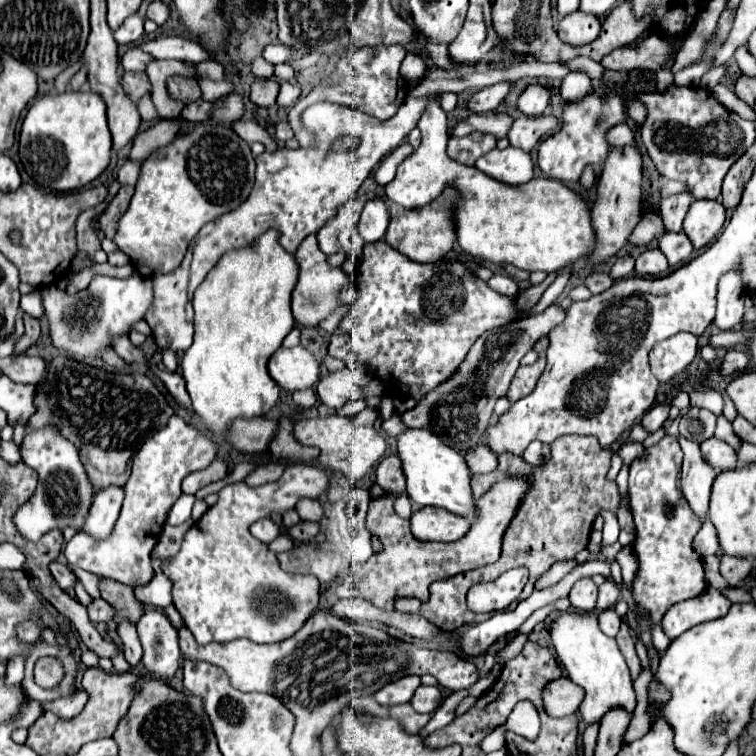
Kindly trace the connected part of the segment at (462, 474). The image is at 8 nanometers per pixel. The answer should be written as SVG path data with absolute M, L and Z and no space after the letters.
M406 429L396 435L396 449L402 461L404 477L406 477L406 493L410 501L426 507L436 505L448 509L450 513L464 515L466 519L474 519L474 499L470 487L470 471L466 467L464 457L450 449L442 439L434 437L428 429Z

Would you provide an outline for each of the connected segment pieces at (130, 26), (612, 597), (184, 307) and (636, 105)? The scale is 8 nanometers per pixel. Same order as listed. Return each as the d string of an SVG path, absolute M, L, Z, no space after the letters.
M138 15L128 17L122 27L118 31L114 31L114 39L118 41L118 45L128 45L128 43L138 43L144 35L144 19L140 19Z
M604 581L600 587L598 587L598 605L596 605L596 611L606 611L606 609L612 609L616 605L620 597L620 591L616 587L614 581Z
M200 231L190 243L182 260L182 265L176 271L166 273L166 275L154 275L154 279L152 279L152 283L154 283L154 303L150 305L150 313L146 315L146 323L152 327L154 339L156 339L160 349L172 347L172 351L184 351L192 345L194 310L192 299L188 299L188 287L190 287L190 269L192 269L192 247L194 247L198 235L200 235Z
M635 99L628 101L628 105L626 105L626 107L628 107L628 116L634 120L637 120L637 124L641 126L646 120L646 107L640 101L636 101Z

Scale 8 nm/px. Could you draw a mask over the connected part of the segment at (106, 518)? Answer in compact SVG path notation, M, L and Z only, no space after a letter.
M122 487L100 489L94 495L92 509L90 509L90 513L86 517L86 523L84 523L84 531L94 535L96 539L106 539L112 533L112 527L118 519L122 499L124 499L124 489Z

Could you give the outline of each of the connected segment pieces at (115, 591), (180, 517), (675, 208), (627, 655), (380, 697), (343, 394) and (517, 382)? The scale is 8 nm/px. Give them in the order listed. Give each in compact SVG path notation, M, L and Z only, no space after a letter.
M100 577L100 595L102 599L106 599L108 603L112 603L118 609L116 621L122 619L130 619L132 623L136 623L140 619L140 615L144 613L140 601L136 601L130 585L122 585L120 581L110 581L106 577Z
M182 495L182 497L174 503L174 507L172 507L172 511L170 511L166 523L180 525L182 521L186 521L186 519L190 517L192 505L194 505L194 495Z
M680 193L680 195L670 195L670 197L662 197L658 211L660 217L664 221L664 229L666 231L682 231L682 221L686 217L686 211L692 203L692 197L688 193Z
M622 623L622 627L620 627L620 631L616 635L616 643L618 643L618 647L620 647L620 651L622 651L628 667L630 667L632 677L638 677L638 673L640 673L640 661L638 661L638 655L634 651L632 633L630 633L630 629L628 629L626 623Z
M400 677L398 681L378 689L378 693L374 693L374 699L384 707L402 705L412 699L418 685L420 685L420 677Z
M348 367L322 375L316 385L316 393L322 403L332 409L340 409L344 403L348 403L352 397L352 389L358 387L352 383L352 371Z
M540 355L534 365L520 367L516 371L514 379L512 379L512 385L510 385L510 391L508 391L508 399L514 403L514 401L522 399L524 395L528 395L536 387L536 381L542 375L544 367L546 367L546 355Z

